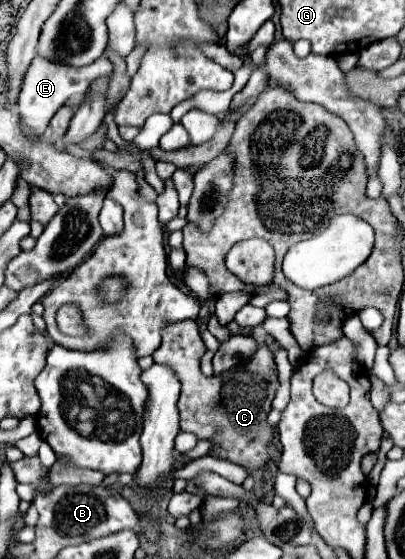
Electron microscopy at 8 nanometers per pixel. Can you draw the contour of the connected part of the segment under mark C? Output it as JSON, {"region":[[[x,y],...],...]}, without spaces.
{"region":[[[187,319],[163,329],[161,347],[153,353],[155,363],[175,369],[181,381],[181,397],[177,409],[181,415],[181,431],[191,431],[199,439],[211,439],[213,447],[209,455],[227,459],[247,469],[259,469],[267,463],[267,443],[273,437],[273,427],[265,423],[271,411],[271,401],[279,389],[279,373],[273,361],[273,351],[259,345],[257,351],[243,367],[233,367],[221,375],[205,377],[199,369],[201,335],[197,323]]]}

